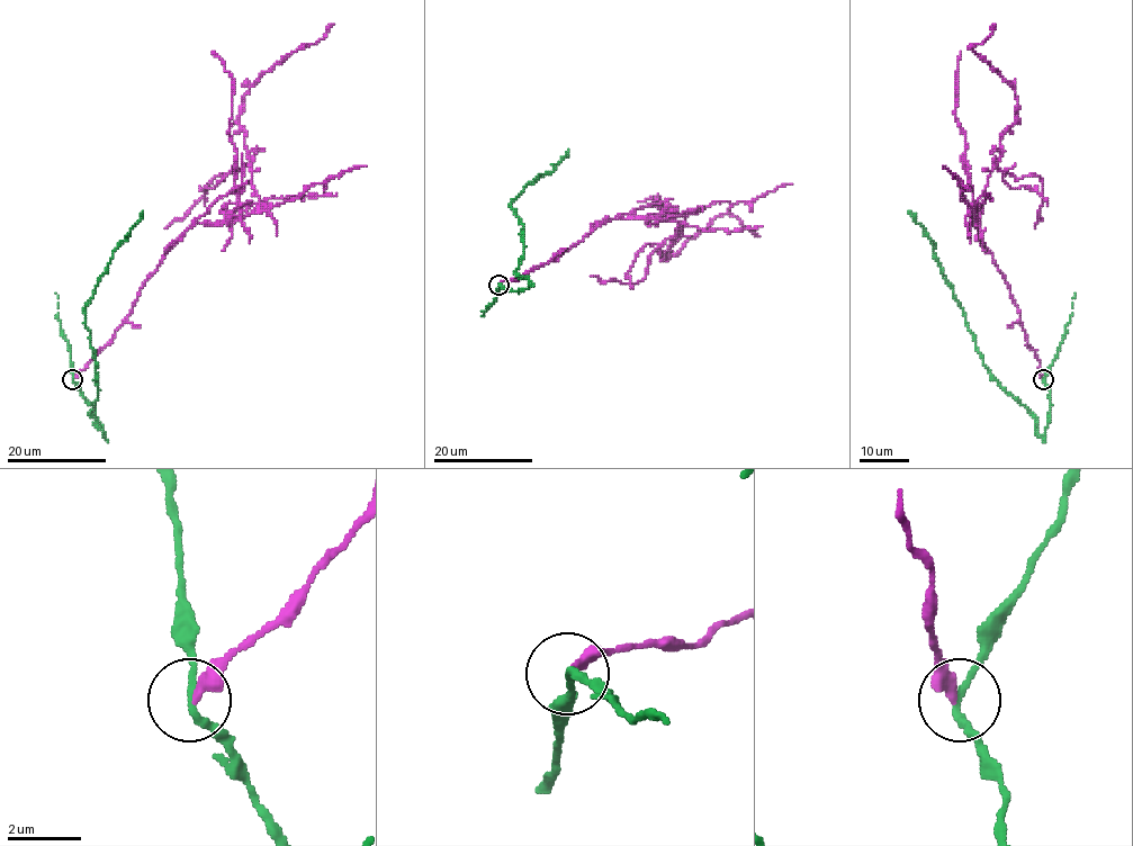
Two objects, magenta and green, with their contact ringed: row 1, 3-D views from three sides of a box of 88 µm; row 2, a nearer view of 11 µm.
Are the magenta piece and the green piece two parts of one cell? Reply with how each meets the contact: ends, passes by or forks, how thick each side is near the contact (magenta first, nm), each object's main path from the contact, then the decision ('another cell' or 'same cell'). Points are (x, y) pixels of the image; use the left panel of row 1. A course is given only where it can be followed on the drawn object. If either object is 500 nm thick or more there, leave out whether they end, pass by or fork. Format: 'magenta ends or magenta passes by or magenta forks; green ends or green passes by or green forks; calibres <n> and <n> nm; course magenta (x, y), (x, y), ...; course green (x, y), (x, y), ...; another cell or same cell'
magenta ends; green passes by; calibres 320 and 190 nm; course magenta (73, 379), (113, 338), (186, 233), (257, 208), (237, 122), (242, 97), (333, 24); course green (72, 379), (93, 407), (104, 435), (89, 414), (98, 390), (84, 307), (114, 249), (143, 210); another cell

